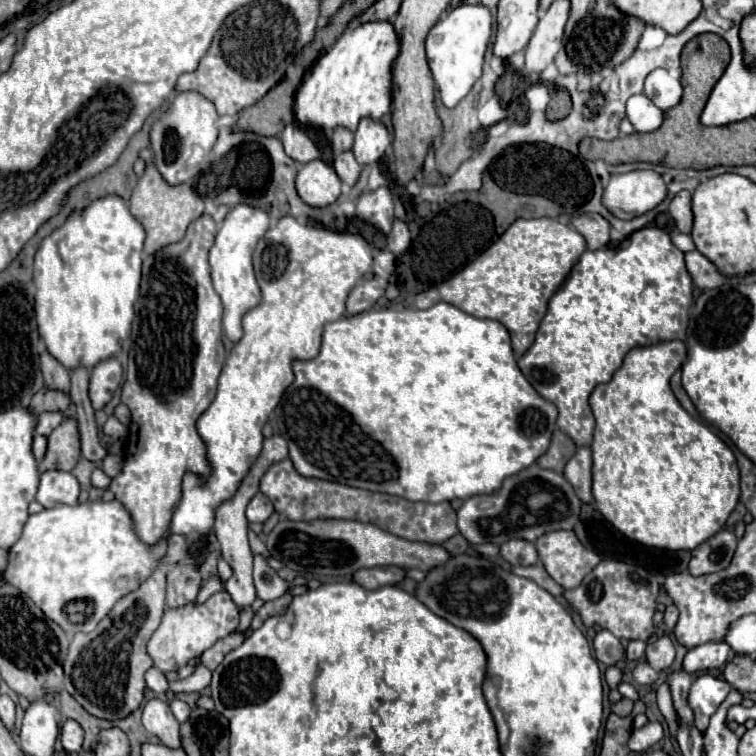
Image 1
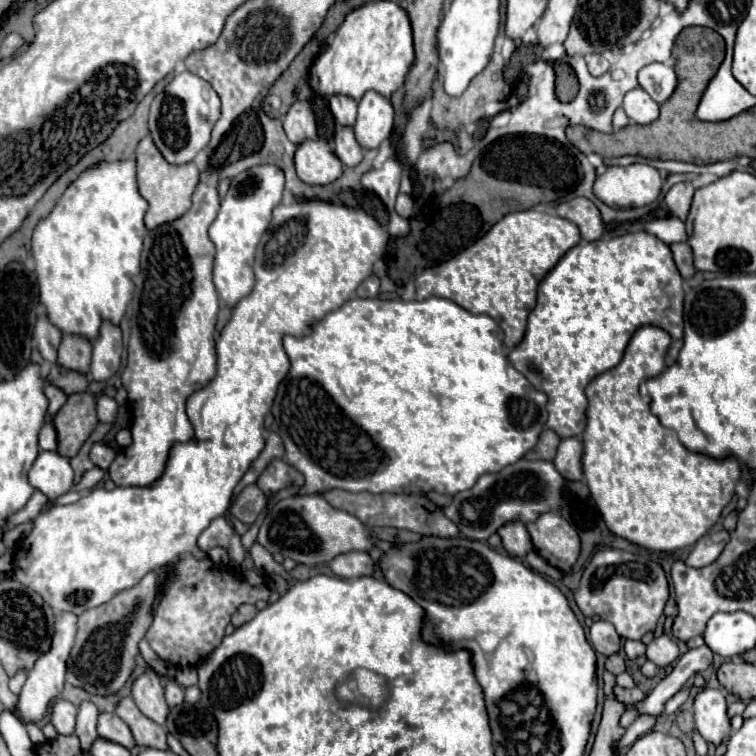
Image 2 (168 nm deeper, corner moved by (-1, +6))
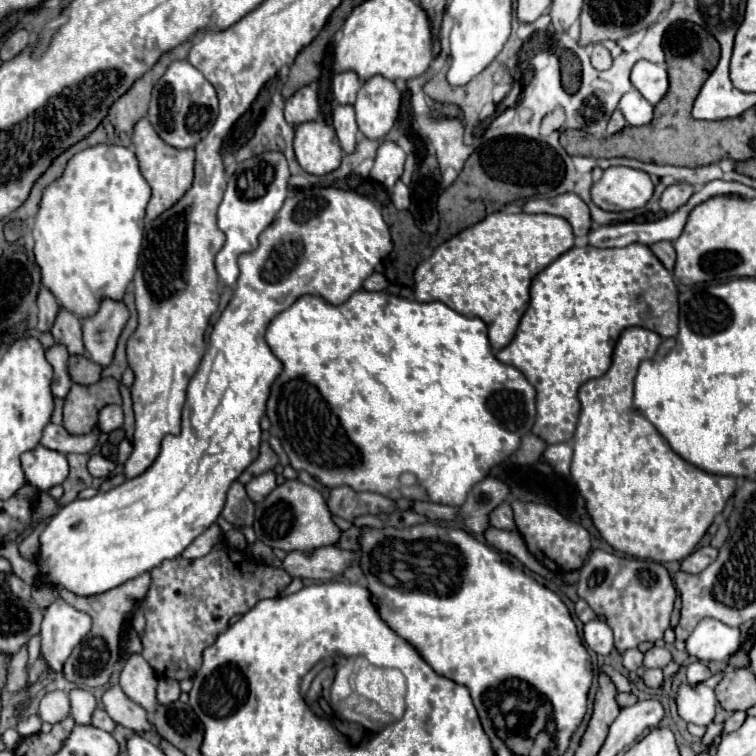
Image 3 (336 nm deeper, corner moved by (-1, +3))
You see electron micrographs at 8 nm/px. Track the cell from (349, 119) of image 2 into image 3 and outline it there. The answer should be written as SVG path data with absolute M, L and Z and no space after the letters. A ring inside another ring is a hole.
M338 72L332 80L332 92L340 104L354 104L362 82L356 72Z

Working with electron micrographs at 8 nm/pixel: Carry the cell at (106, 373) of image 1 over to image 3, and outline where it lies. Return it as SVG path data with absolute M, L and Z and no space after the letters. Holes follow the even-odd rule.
M104 298L100 302L98 312L88 318L82 318L82 334L84 348L88 356L100 366L108 366L112 362L116 340L128 320L128 308L122 300Z

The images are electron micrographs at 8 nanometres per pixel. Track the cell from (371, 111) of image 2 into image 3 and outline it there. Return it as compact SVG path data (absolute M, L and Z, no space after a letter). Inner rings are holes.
M372 76L362 84L354 110L360 132L370 140L382 140L398 118L400 92L392 80Z

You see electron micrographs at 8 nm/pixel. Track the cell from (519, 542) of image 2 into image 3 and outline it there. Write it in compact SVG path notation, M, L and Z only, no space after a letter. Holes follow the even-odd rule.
M508 502L500 504L500 508L496 508L496 512L492 512L490 518L490 526L500 528L500 530L516 530L514 518L512 518L512 508Z

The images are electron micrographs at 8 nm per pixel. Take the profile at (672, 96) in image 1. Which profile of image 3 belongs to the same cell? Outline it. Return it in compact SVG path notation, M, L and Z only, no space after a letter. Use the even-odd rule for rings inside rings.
M638 60L632 68L630 82L640 90L640 94L654 106L668 92L668 74L666 66L654 64L648 60Z

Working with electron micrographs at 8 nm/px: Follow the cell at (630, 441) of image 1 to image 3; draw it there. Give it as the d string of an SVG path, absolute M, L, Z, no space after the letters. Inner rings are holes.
M626 328L614 346L610 370L604 376L588 380L580 386L578 398L582 410L574 432L574 458L570 476L586 500L586 508L596 530L614 550L634 558L672 562L684 560L696 548L714 516L724 510L726 500L734 494L736 480L732 476L708 474L682 460L660 436L660 432L632 406L636 370L640 362L654 358L660 340L662 338L652 330Z

